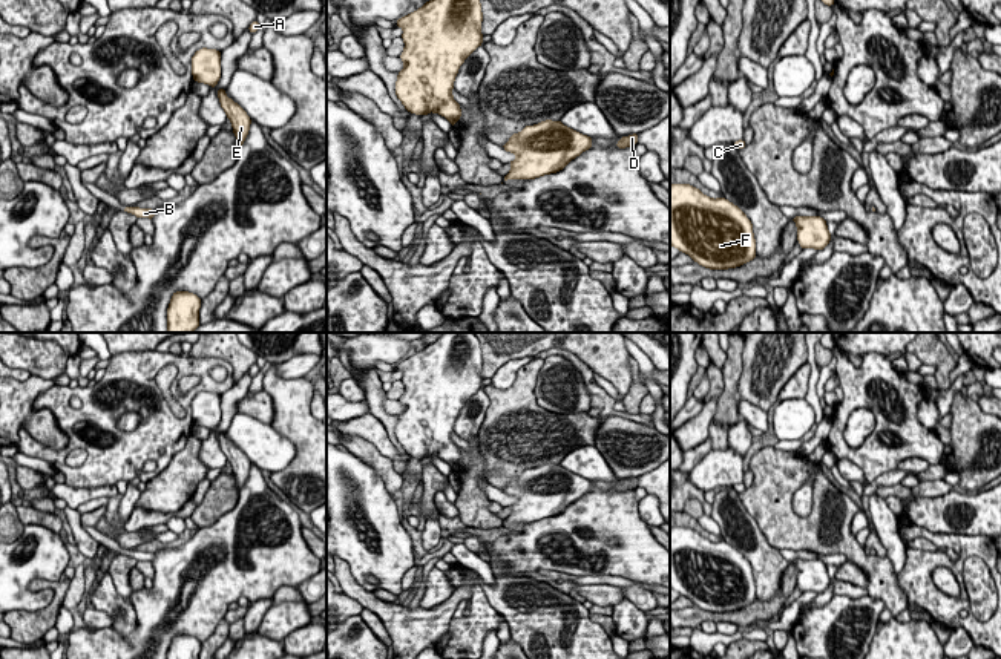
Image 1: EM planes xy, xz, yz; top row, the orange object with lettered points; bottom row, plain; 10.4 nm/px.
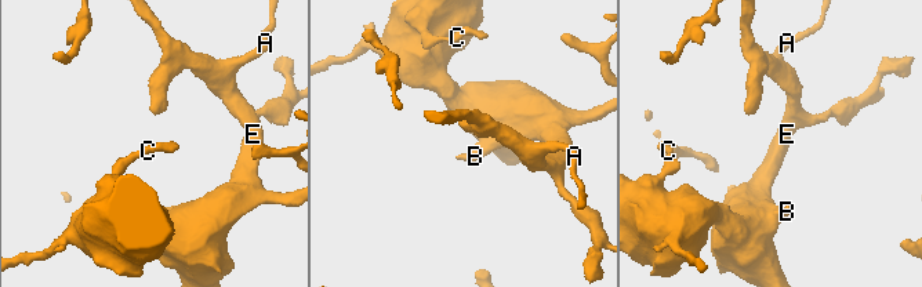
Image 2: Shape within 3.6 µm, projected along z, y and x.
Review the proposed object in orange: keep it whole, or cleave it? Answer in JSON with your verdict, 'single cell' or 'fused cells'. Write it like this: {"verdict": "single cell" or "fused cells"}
{"verdict": "single cell"}

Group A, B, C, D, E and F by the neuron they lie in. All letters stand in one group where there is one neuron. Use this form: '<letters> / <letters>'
A B C D E F

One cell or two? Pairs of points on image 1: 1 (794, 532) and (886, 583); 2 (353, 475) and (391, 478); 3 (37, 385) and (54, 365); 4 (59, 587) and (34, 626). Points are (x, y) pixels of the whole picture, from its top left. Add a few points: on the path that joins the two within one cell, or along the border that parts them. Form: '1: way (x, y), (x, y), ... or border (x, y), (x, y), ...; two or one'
1: way (817, 541), (827, 547), (850, 547), (863, 561); one
2: border (353, 452), (374, 471), (394, 497); two
3: border (31, 374), (52, 379); two
4: way (59, 596), (57, 603), (43, 616); one

